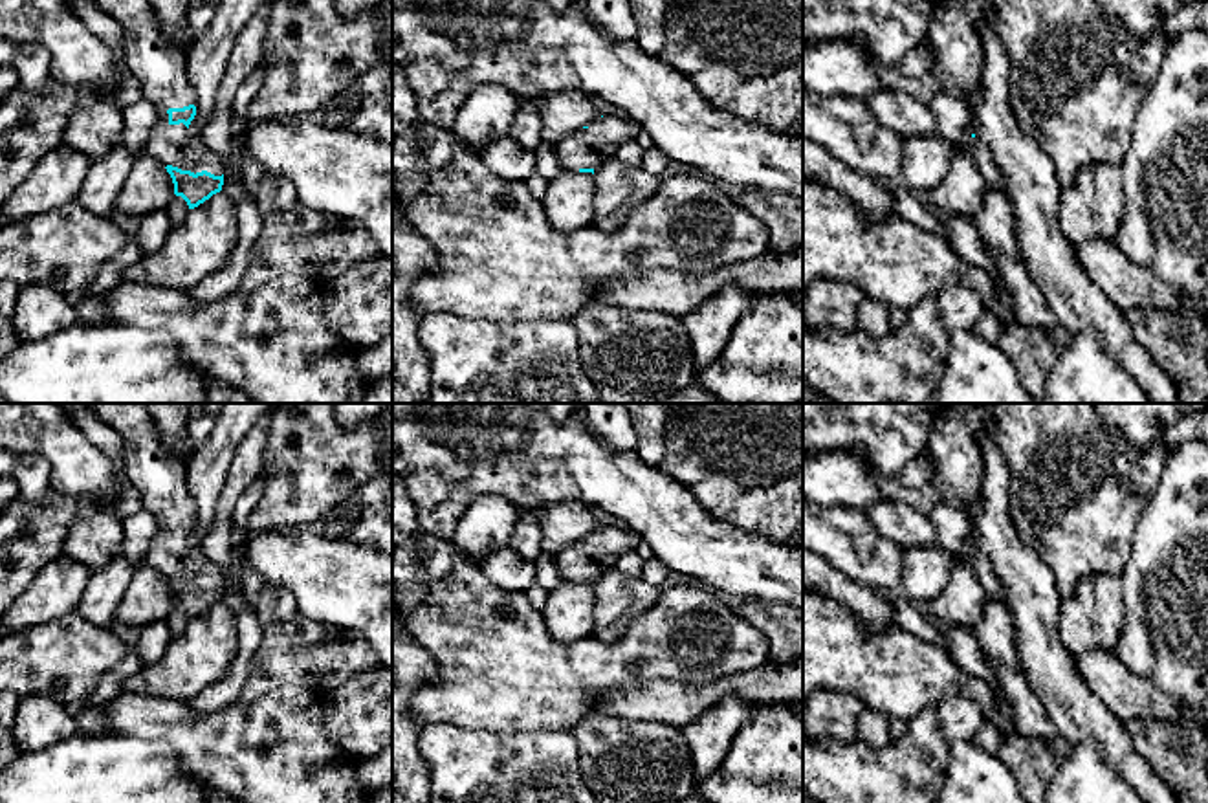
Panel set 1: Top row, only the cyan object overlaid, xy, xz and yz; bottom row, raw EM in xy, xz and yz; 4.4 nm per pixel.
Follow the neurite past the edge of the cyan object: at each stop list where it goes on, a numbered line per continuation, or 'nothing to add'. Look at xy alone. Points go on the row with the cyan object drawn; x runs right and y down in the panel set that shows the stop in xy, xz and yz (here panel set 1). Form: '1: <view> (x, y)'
1: xy (160, 66)
2: xy (178, 209)

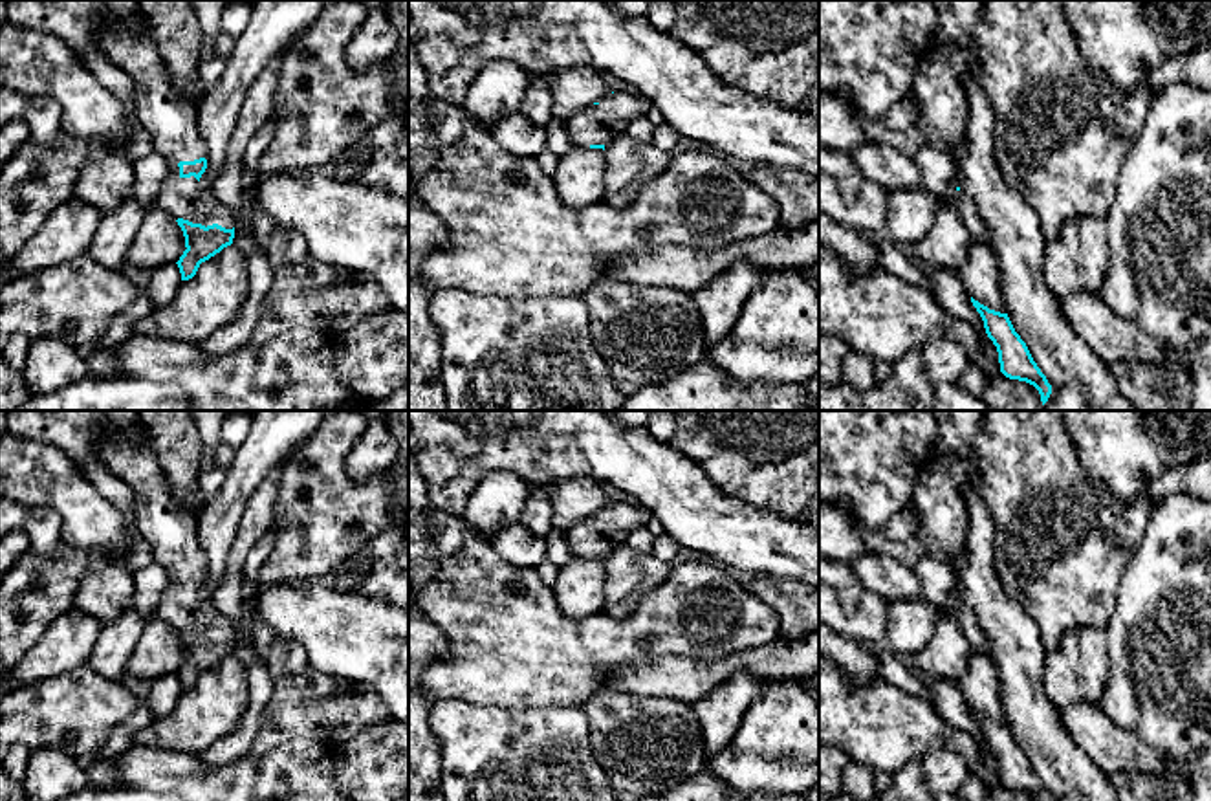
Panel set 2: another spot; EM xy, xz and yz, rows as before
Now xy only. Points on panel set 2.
1: xy (171, 120)

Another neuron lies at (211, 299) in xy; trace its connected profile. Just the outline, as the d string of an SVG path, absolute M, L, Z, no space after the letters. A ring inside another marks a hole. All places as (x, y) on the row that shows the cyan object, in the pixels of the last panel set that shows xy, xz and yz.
M231 244L202 262L167 306L136 321L134 334L200 345L236 317L247 291L247 257Z

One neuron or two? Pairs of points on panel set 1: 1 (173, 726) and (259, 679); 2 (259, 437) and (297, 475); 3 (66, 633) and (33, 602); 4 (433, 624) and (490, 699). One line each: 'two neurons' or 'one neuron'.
1: two neurons
2: two neurons
3: two neurons
4: one neuron

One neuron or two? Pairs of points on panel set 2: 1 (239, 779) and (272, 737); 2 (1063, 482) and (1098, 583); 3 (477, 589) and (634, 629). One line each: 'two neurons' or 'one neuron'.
1: two neurons
2: one neuron
3: one neuron

